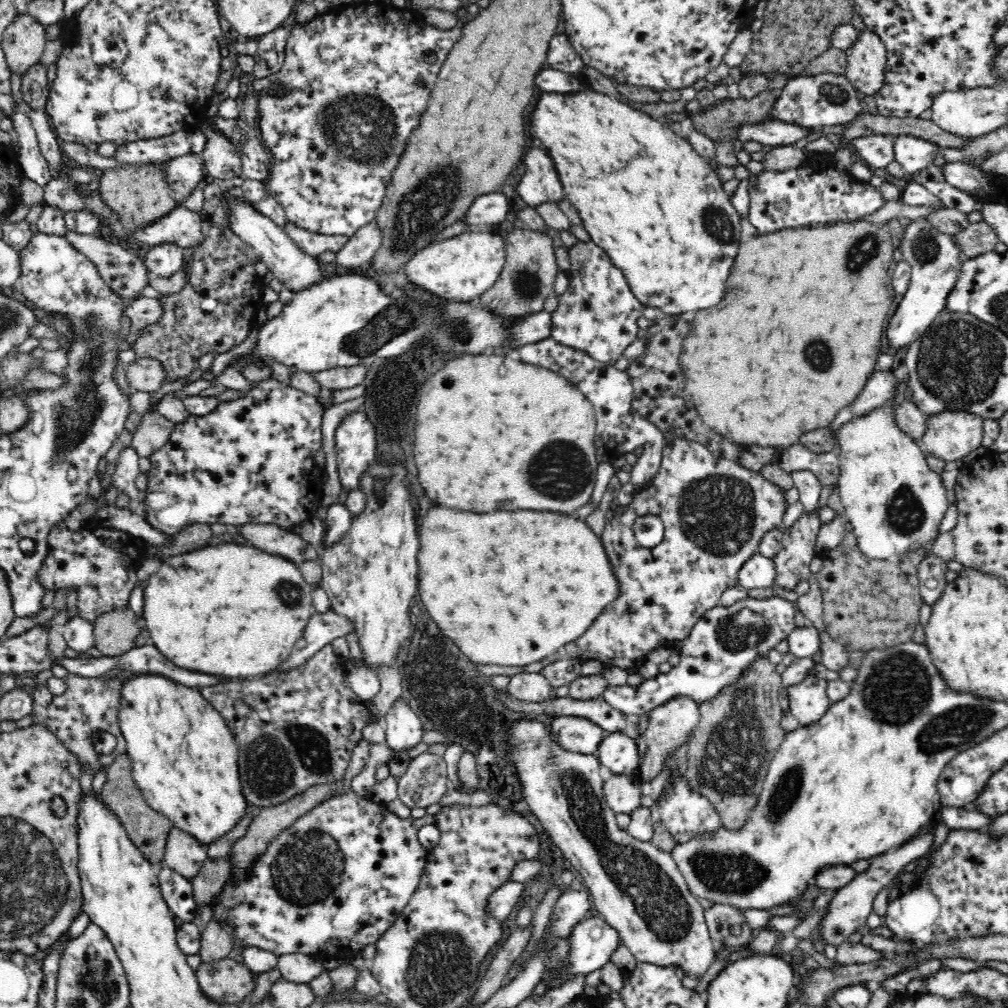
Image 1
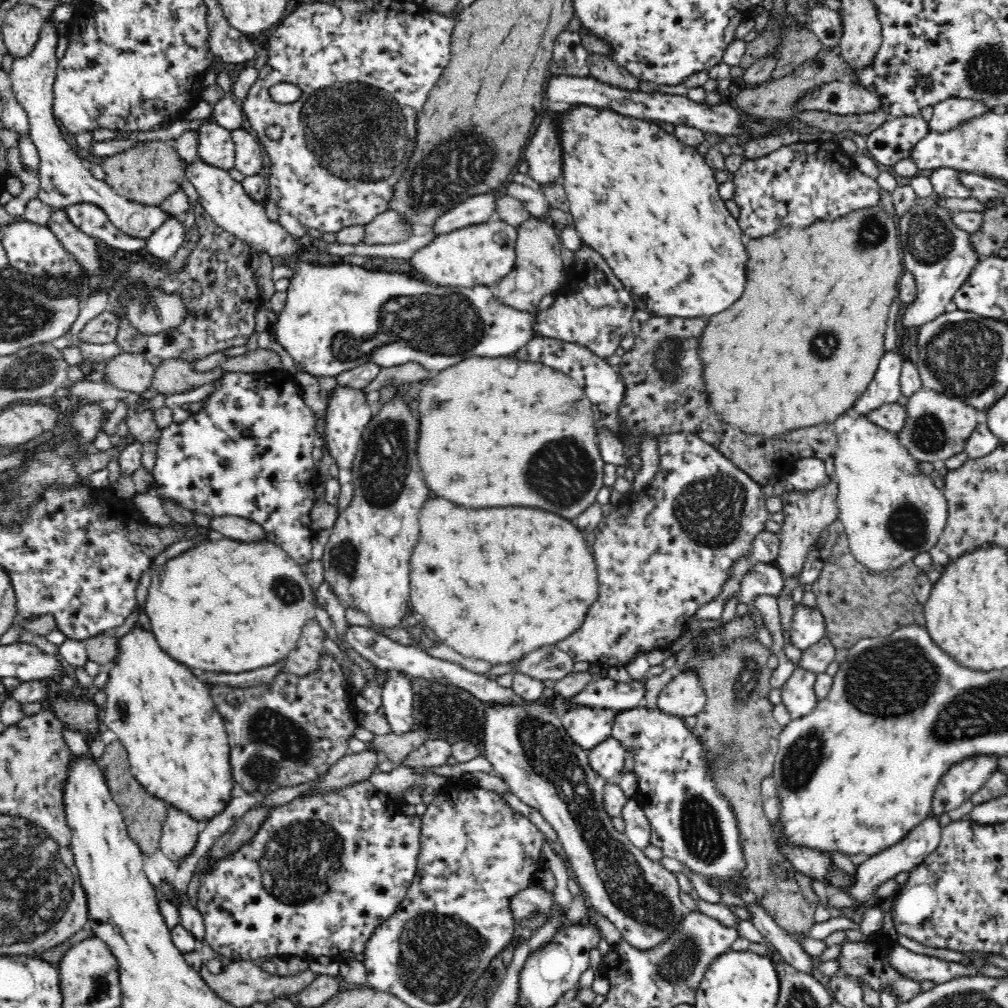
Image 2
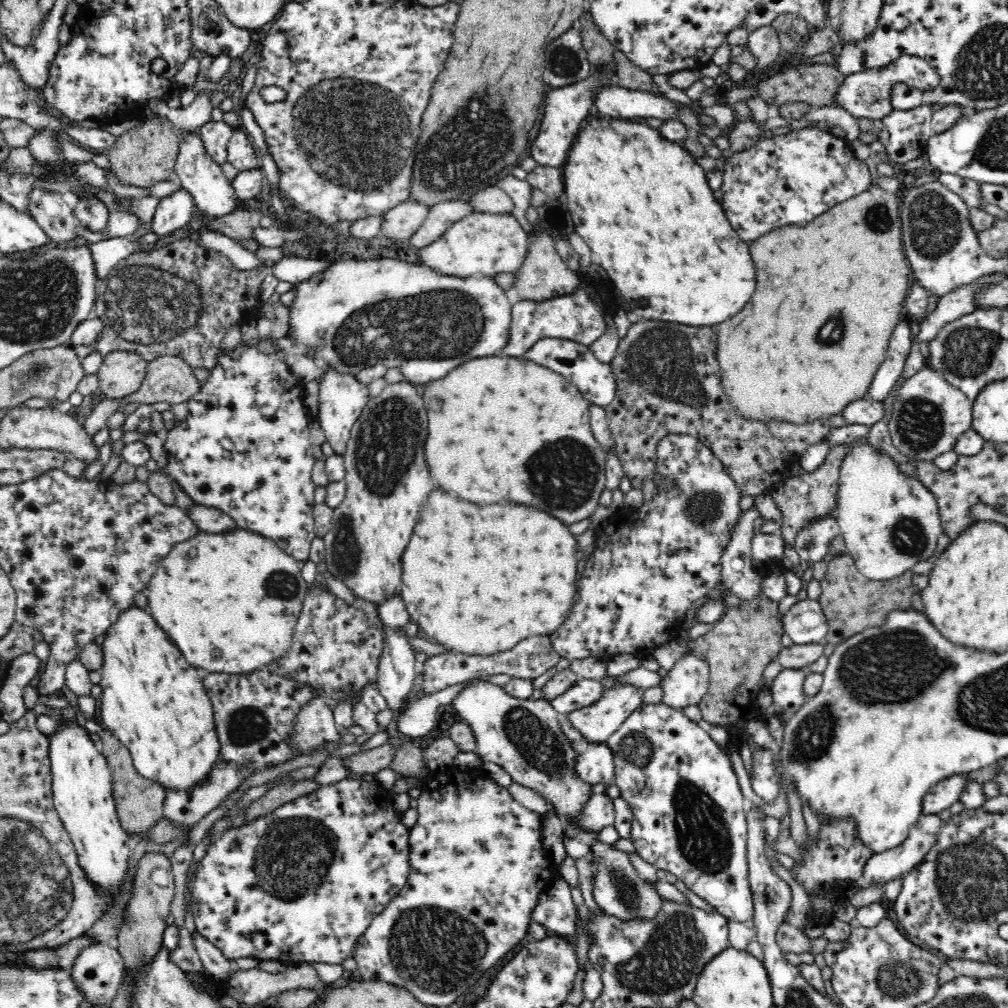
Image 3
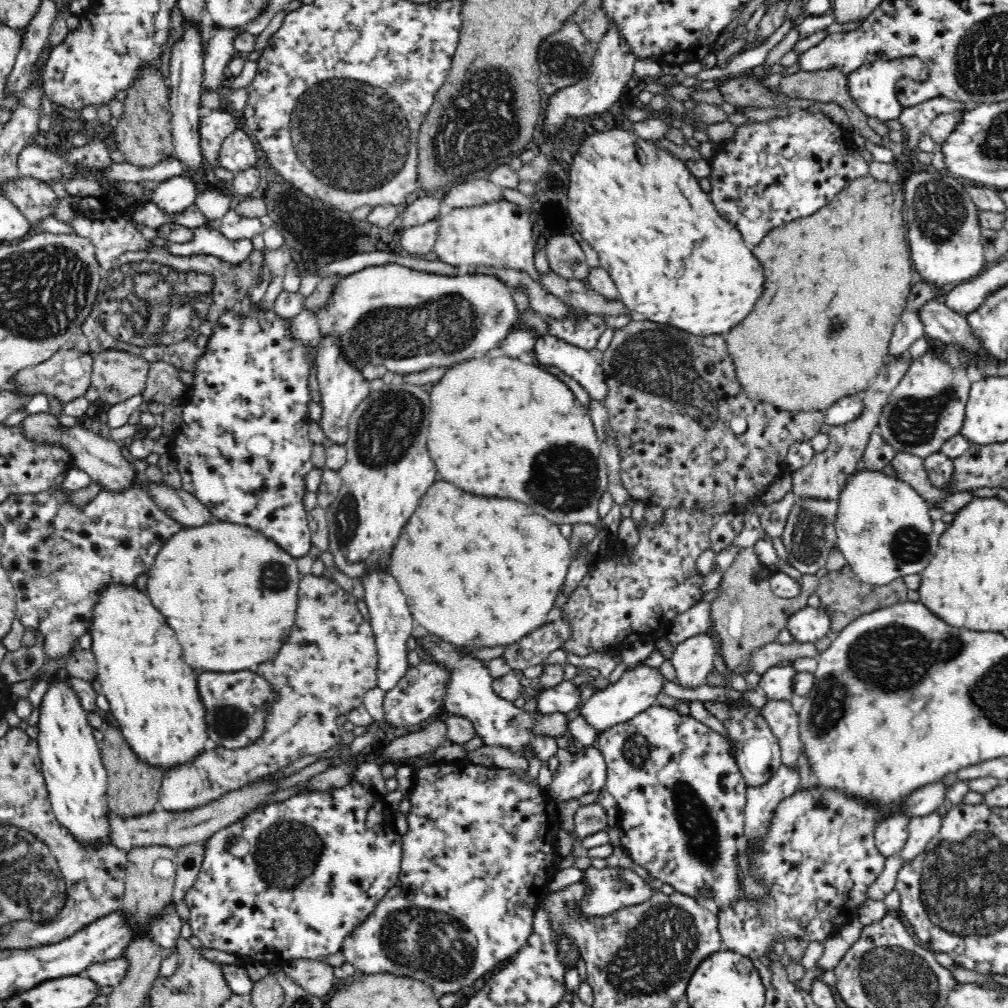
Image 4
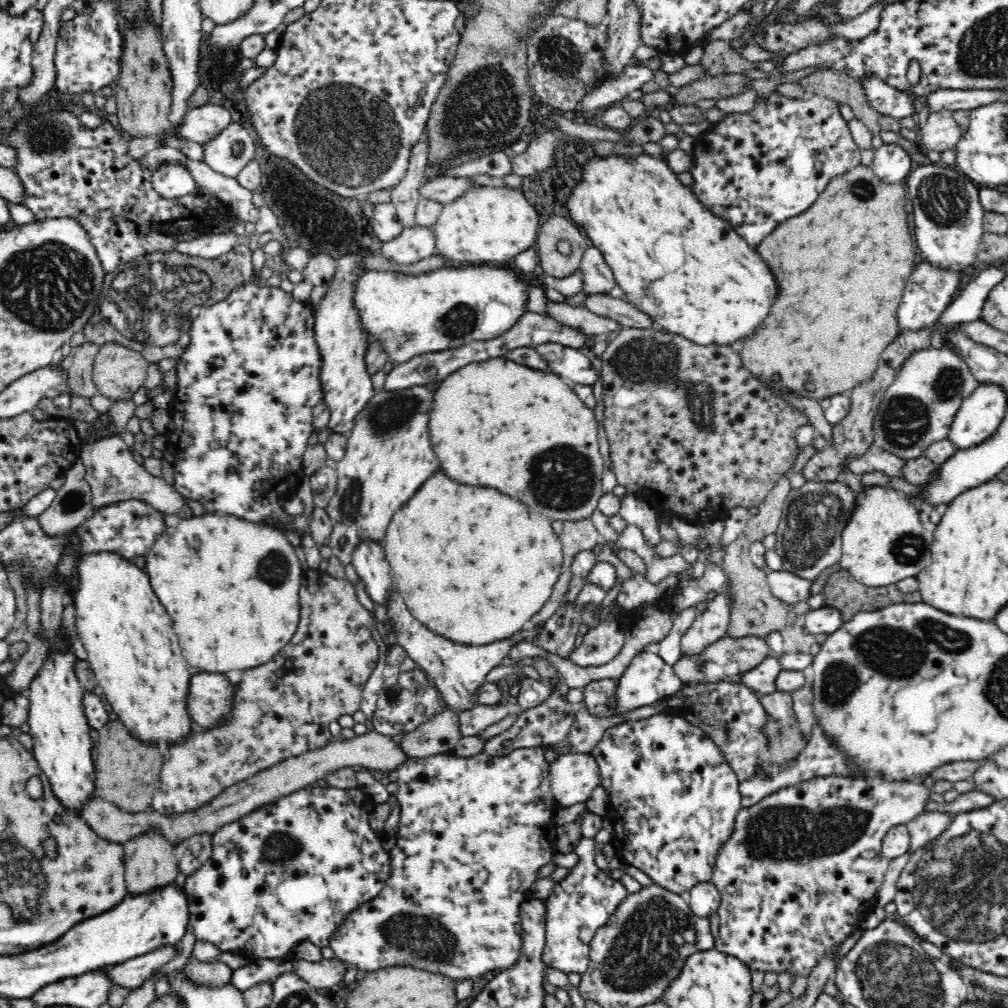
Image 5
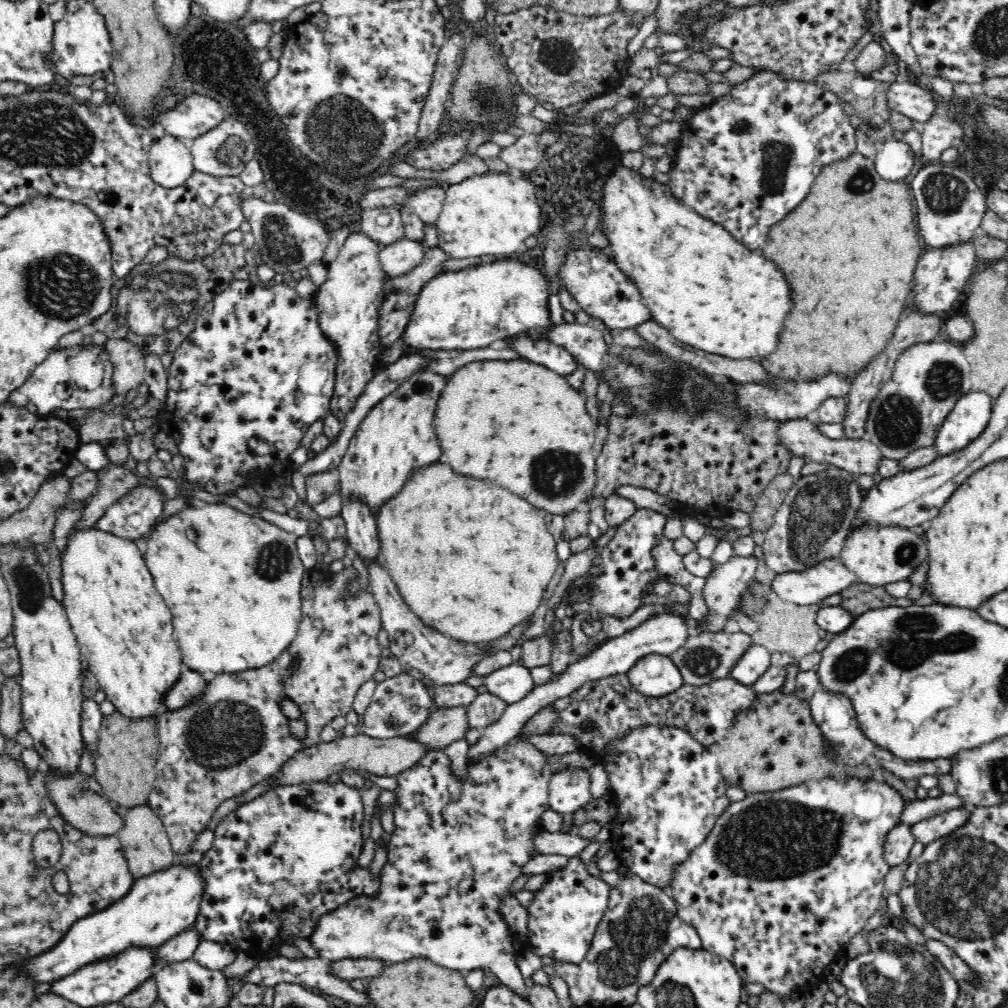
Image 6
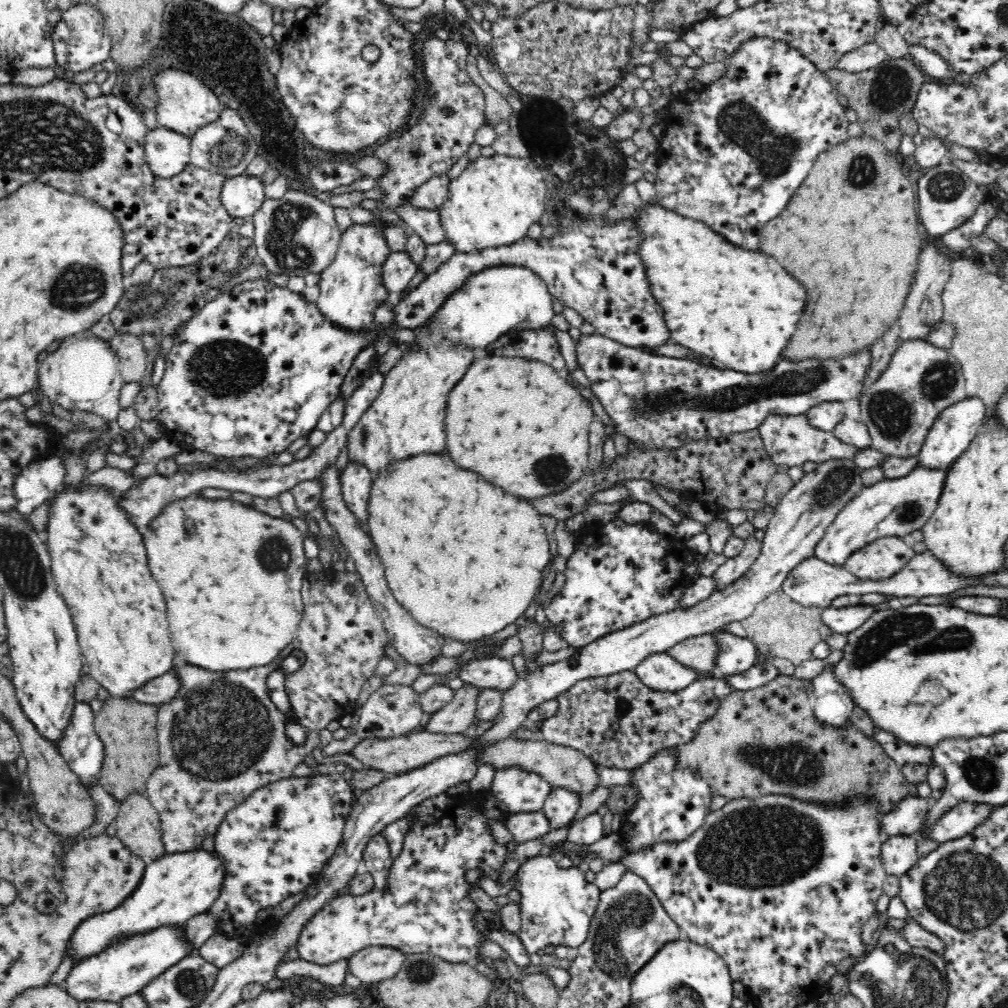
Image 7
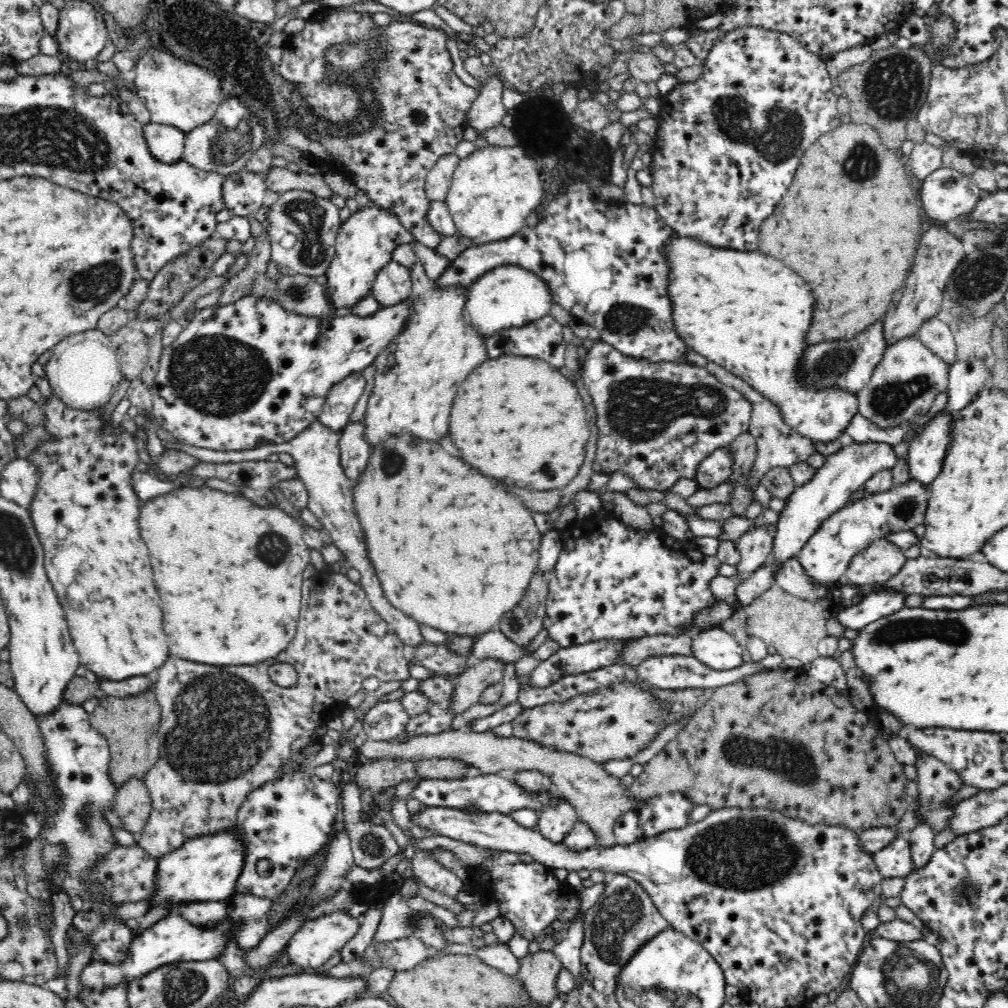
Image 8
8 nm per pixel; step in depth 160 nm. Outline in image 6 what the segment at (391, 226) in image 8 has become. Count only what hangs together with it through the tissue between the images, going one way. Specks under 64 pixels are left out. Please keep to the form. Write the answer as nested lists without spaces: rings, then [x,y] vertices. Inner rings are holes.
[[[352,232],[344,241],[338,256],[325,264],[327,278],[315,294],[315,306],[322,332],[338,347],[339,360],[335,372],[334,394],[330,412],[340,421],[353,408],[364,386],[372,380],[374,360],[383,353],[380,346],[380,308],[384,304],[387,275],[378,258],[381,245],[363,232]]]

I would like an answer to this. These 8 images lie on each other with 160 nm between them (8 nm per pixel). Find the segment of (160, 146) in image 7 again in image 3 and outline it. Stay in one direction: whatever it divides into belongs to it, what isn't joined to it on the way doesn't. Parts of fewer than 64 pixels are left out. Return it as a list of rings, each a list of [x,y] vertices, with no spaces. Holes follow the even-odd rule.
[[[182,187],[160,198],[153,214],[152,231],[168,236],[184,228],[192,218],[195,207],[193,196]]]

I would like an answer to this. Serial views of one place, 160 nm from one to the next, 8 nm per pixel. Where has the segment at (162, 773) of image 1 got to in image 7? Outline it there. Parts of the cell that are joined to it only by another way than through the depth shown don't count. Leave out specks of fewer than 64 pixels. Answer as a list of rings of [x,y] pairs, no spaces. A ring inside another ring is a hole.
[[[83,484],[76,488],[76,486],[62,486],[60,490],[56,490],[48,501],[48,522],[44,533],[46,535],[46,546],[50,556],[50,568],[54,583],[56,583],[57,591],[62,595],[64,602],[68,605],[72,620],[74,623],[74,630],[77,634],[77,641],[84,656],[85,673],[92,675],[112,697],[128,698],[130,693],[136,688],[140,688],[142,684],[146,684],[148,680],[166,674],[172,668],[172,656],[174,656],[174,648],[168,642],[170,634],[168,634],[168,622],[166,622],[166,604],[164,604],[164,596],[156,584],[156,580],[152,578],[150,570],[148,570],[148,562],[146,562],[145,544],[143,543],[143,535],[134,526],[130,520],[129,514],[121,507],[122,494],[115,494],[113,488],[104,486],[103,484]]]

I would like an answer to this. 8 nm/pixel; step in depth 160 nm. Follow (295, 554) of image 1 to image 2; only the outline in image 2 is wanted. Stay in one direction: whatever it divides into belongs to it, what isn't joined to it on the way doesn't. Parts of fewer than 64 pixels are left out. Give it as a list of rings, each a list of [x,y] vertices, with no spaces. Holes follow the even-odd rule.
[[[212,516],[208,527],[210,530],[220,532],[224,537],[244,542],[266,539],[262,527],[252,522],[252,519],[243,519],[240,516]]]

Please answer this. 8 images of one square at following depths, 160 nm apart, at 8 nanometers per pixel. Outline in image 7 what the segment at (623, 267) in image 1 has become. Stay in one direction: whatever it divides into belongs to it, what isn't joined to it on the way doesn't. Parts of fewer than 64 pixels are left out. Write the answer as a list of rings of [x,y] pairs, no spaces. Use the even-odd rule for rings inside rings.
[[[644,204],[644,208],[632,219],[634,217],[637,217],[637,227],[643,232],[639,255],[646,265],[652,295],[664,309],[664,321],[669,328],[671,342],[690,348],[694,353],[707,356],[736,372],[761,375],[773,371],[776,364],[784,359],[782,350],[800,322],[806,306],[806,288],[774,258],[726,241],[702,221],[680,216],[660,204],[647,207]]]

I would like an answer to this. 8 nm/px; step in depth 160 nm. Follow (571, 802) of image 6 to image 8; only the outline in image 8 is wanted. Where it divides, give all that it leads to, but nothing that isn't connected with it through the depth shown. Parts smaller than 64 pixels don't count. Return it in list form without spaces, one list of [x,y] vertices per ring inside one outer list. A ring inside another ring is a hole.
[[[566,801],[558,806],[544,807],[539,812],[536,830],[552,843],[562,843],[576,824],[576,811]]]

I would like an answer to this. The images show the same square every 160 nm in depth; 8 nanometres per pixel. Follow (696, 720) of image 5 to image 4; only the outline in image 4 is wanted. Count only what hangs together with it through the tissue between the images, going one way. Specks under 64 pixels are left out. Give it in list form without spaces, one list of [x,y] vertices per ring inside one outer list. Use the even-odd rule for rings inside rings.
[[[739,701],[727,703],[730,716],[725,720],[720,720],[728,732],[724,738],[733,748],[733,756],[747,787],[766,785],[766,782],[773,778],[776,770],[783,764],[779,740],[774,736],[759,708],[741,704]]]

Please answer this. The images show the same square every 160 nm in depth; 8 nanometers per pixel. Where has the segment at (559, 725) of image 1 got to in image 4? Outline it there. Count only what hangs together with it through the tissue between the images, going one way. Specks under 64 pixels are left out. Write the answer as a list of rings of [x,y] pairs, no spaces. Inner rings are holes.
[[[638,662],[626,669],[619,680],[594,692],[591,698],[583,704],[581,715],[594,725],[594,728],[598,728],[600,733],[604,732],[615,724],[630,720],[654,705],[657,696],[662,694],[666,681],[668,680],[659,671],[659,668],[652,668],[643,662]]]

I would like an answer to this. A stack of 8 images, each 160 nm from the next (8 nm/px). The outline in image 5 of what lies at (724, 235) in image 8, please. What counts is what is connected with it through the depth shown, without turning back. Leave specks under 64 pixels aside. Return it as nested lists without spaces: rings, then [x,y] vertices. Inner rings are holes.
[[[775,90],[774,93],[770,94],[768,97],[757,96],[754,100],[753,108],[747,112],[723,112],[722,119],[712,122],[698,137],[694,137],[694,146],[690,153],[690,167],[686,170],[691,174],[693,183],[688,187],[692,189],[692,193],[696,195],[696,199],[698,199],[702,205],[706,205],[706,208],[710,209],[714,215],[728,221],[728,223],[734,227],[734,230],[751,247],[758,246],[765,236],[772,234],[772,231],[778,224],[804,212],[804,210],[818,198],[818,194],[821,194],[822,190],[826,188],[826,184],[828,184],[830,178],[834,178],[834,176],[838,176],[838,174],[844,174],[844,172],[848,172],[850,168],[854,168],[861,163],[861,150],[858,145],[856,145],[854,139],[852,139],[850,129],[848,129],[848,122],[840,115],[838,106],[837,101],[826,98],[825,96],[808,93],[804,99],[791,98]]]

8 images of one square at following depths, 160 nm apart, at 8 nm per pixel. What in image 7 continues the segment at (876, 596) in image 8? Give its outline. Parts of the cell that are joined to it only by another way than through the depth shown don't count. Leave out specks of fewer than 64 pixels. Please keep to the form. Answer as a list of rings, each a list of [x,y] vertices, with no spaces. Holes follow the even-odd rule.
[[[855,605],[841,608],[828,607],[822,611],[823,624],[829,626],[833,632],[847,635],[860,628],[877,610],[877,606]]]

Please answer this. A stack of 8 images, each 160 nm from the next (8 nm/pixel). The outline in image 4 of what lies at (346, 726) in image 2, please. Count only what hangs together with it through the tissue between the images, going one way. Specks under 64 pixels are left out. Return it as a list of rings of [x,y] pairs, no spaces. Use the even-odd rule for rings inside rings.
[[[204,672],[198,676],[198,692],[206,706],[206,736],[224,748],[252,744],[264,732],[264,716],[272,704],[274,689],[262,676],[250,672]]]

